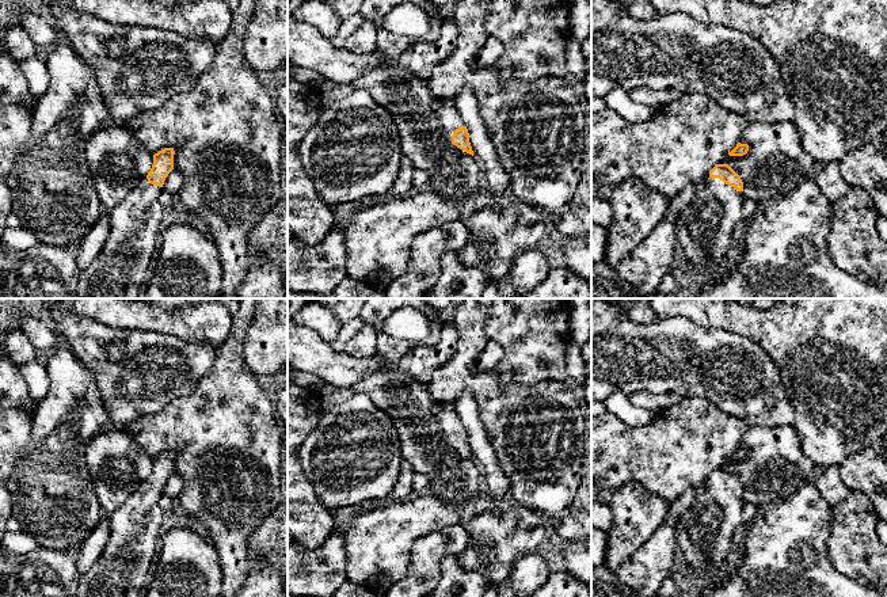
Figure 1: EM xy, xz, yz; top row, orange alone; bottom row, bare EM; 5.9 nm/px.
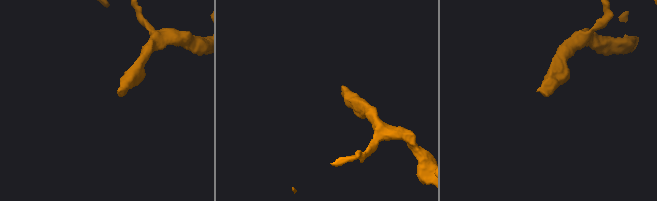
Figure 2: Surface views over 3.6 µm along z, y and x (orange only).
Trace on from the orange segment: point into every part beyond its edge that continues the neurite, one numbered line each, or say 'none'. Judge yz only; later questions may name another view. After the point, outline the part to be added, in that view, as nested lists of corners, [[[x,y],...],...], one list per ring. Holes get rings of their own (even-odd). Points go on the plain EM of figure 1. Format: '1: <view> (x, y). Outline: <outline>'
1: yz (718, 518). Outline: [[[705,482],[705,488],[694,498],[690,509],[685,512],[675,525],[677,543],[679,544],[688,567],[696,577],[696,590],[703,586],[712,588],[724,581],[732,567],[730,558],[735,544],[739,543],[751,521],[760,516],[764,506],[749,503],[719,482]]]

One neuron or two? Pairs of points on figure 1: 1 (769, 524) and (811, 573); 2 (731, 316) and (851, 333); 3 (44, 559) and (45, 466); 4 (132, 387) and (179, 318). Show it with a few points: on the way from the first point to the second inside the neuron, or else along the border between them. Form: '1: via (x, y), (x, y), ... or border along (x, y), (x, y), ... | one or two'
1: via (783, 537), (785, 540), (785, 551), (800, 566) | one
2: via (761, 326), (781, 331), (821, 333) | one
3: border along (40, 546), (63, 552) | two
4: border along (137, 330), (164, 331), (198, 345) | two

